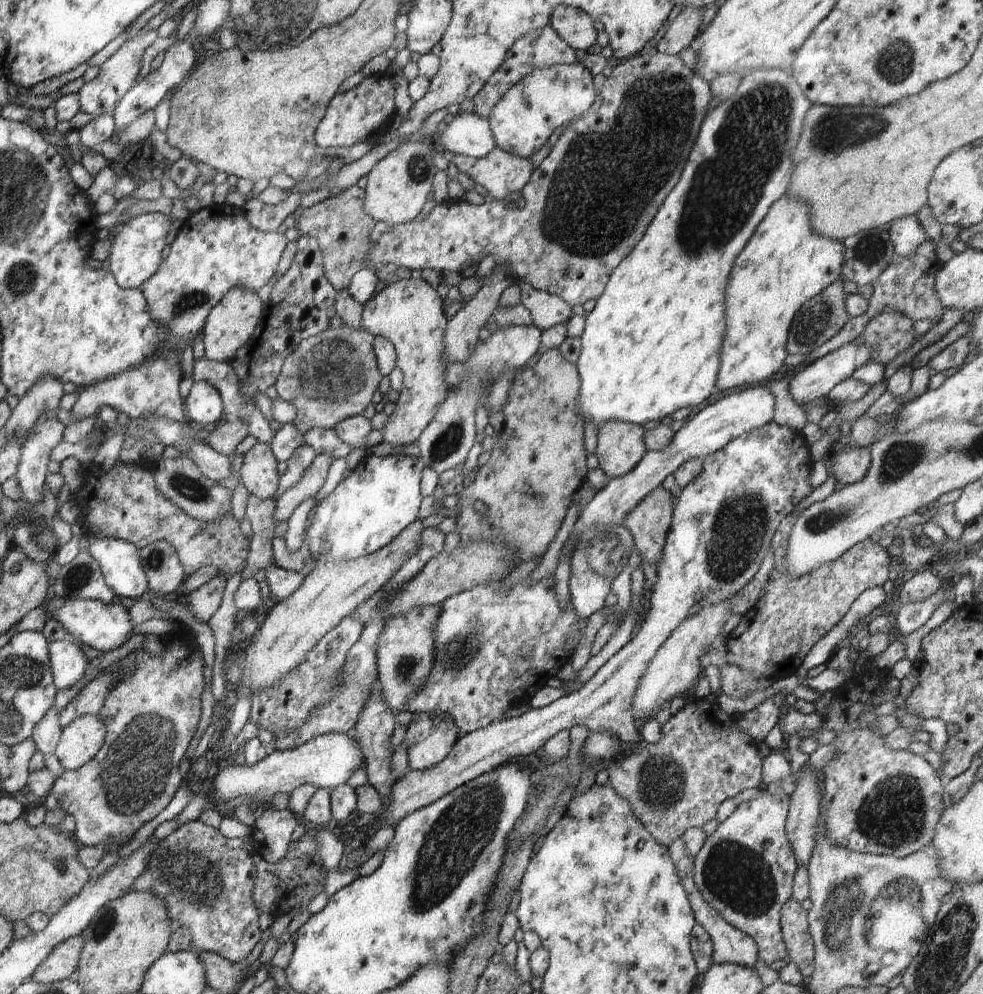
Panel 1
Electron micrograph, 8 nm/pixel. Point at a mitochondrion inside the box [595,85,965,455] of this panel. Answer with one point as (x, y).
(837, 129)

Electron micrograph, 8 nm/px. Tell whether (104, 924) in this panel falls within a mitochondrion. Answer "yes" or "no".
yes

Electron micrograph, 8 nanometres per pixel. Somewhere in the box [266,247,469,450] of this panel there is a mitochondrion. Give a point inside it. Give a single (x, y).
(334, 368)

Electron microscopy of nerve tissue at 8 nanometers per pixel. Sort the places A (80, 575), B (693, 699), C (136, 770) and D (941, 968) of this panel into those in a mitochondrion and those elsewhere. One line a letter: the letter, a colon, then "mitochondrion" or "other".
A: mitochondrion
B: other
C: mitochondrion
D: mitochondrion

